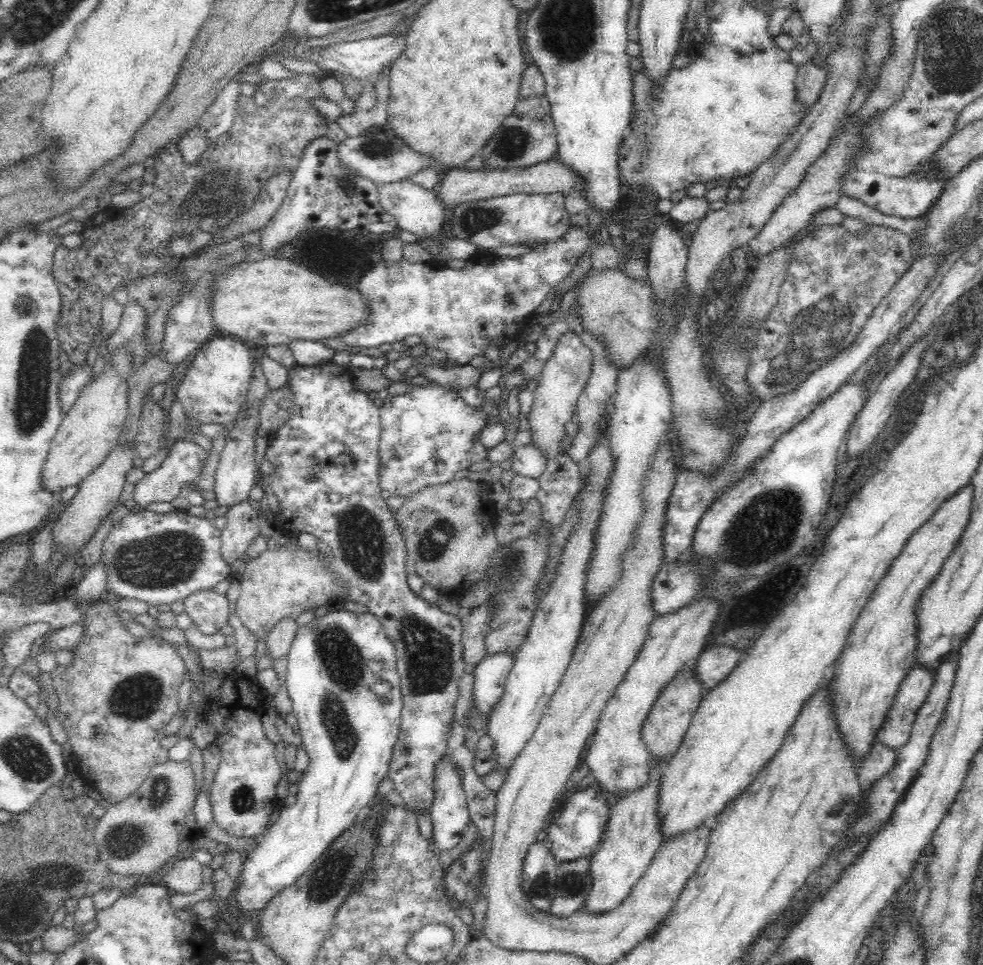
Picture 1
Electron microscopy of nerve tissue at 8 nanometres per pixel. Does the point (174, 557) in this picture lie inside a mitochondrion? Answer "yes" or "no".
yes

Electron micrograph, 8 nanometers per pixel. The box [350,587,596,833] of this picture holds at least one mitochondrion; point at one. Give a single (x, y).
(429, 659)

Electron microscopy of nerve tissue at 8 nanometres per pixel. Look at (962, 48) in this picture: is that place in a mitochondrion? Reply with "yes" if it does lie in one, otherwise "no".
yes

